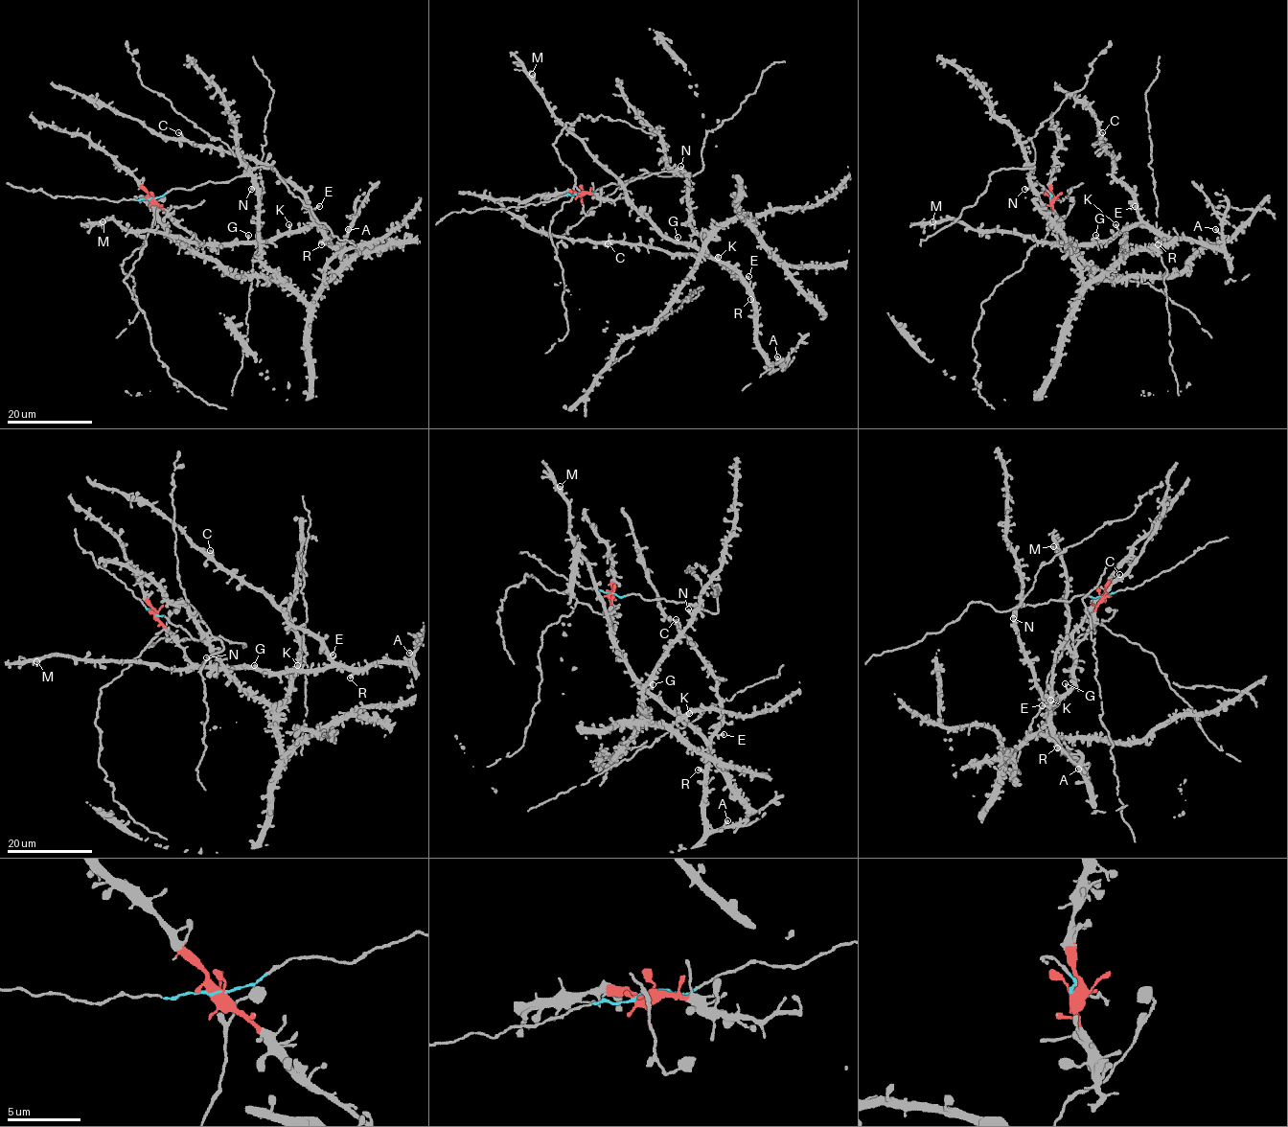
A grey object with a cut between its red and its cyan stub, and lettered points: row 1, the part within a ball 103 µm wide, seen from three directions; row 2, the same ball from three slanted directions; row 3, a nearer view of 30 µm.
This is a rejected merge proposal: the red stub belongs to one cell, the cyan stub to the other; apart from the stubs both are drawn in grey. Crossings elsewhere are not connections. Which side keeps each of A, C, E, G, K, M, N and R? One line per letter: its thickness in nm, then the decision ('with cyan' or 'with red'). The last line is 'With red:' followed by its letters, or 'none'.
A: 360 nm thick; with red
C: 140 nm thick; with red
E: 280 nm thick; with red
G: 240 nm thick; with red
K: 240 nm thick; with red
M: 220 nm thick; with red
N: 320 nm thick; with cyan
R: 400 nm thick; with red
With red: A, C, E, G, K, M, R

